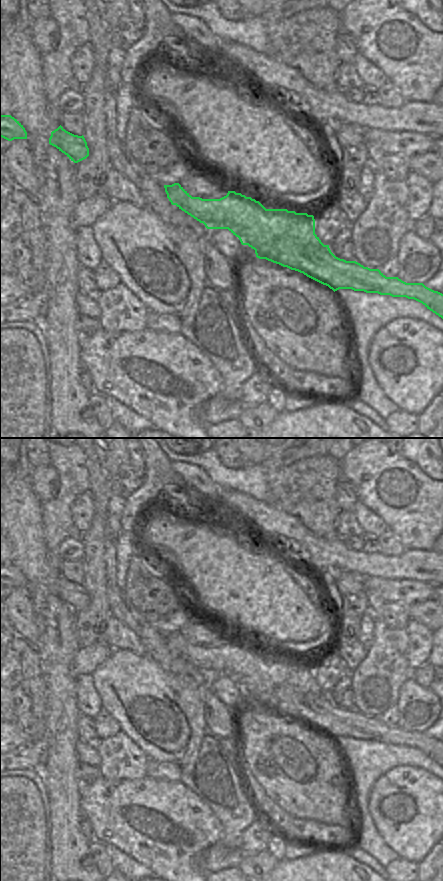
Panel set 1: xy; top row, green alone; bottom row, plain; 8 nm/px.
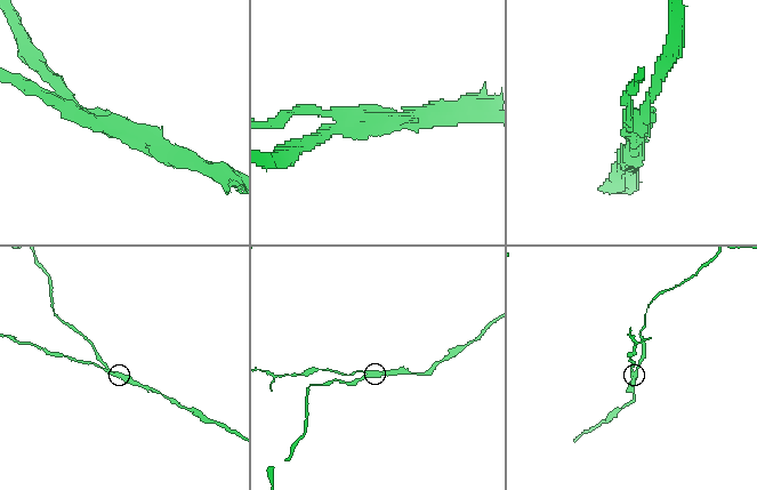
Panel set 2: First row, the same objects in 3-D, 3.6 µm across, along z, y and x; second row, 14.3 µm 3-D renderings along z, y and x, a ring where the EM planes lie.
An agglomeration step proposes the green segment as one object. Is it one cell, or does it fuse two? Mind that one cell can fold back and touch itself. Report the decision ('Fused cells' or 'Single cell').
Fused cells

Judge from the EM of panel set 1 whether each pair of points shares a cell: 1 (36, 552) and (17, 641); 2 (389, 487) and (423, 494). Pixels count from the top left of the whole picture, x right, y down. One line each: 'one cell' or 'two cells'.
1: two cells
2: one cell

